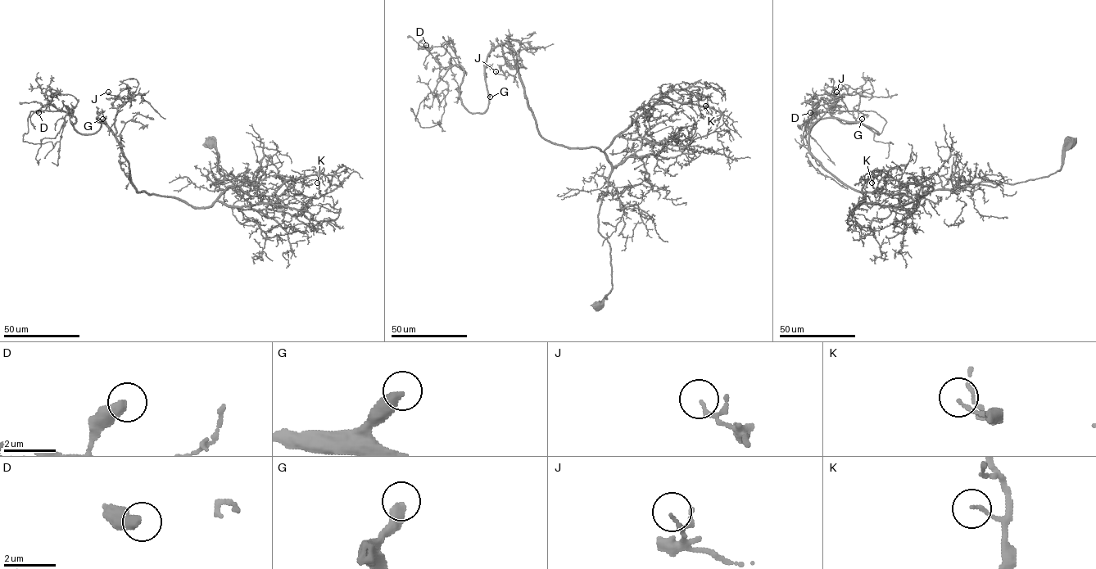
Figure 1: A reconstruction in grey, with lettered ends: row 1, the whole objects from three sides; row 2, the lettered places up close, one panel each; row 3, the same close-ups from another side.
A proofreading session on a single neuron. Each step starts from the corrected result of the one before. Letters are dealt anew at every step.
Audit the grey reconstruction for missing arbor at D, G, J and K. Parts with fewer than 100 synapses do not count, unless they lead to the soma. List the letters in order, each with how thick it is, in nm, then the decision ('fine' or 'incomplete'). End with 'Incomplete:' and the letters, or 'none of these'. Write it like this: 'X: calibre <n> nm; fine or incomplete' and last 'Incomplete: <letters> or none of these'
D: calibre 480 nm; fine
G: calibre 440 nm; incomplete
J: calibre 100 nm; fine
K: calibre 110 nm; fine
Incomplete: G

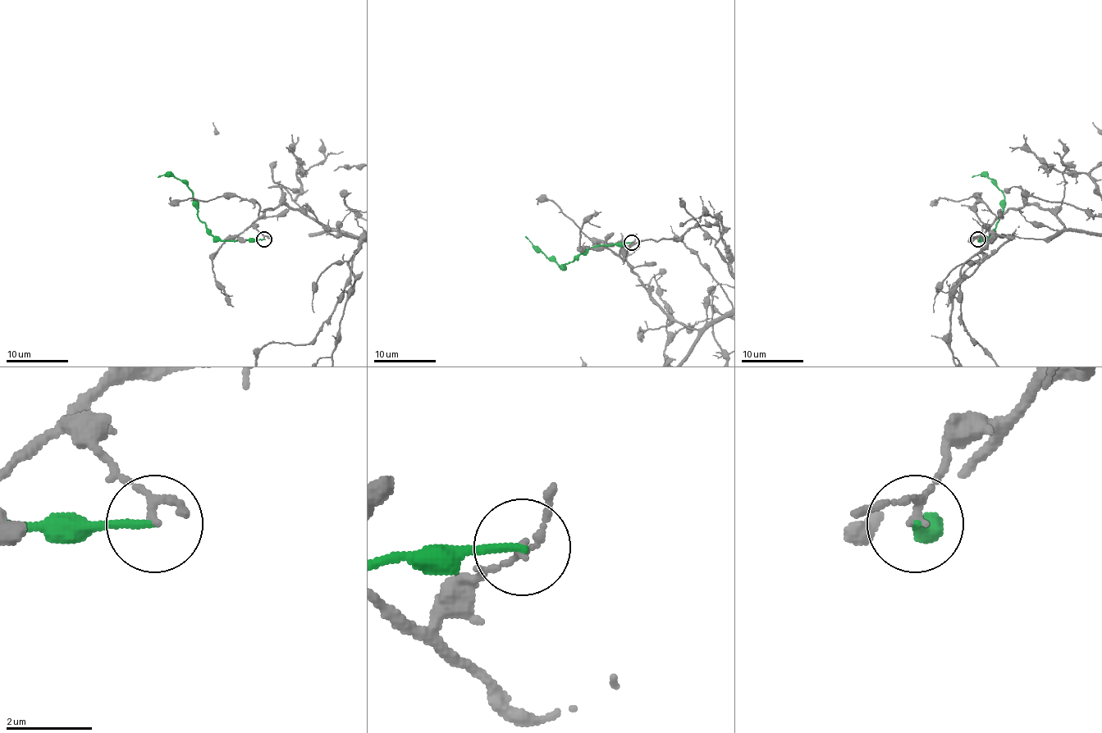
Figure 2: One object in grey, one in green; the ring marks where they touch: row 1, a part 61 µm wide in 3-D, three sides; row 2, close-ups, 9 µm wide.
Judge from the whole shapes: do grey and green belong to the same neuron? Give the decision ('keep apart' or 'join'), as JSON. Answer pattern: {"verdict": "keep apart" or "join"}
{"verdict": "keep apart"}

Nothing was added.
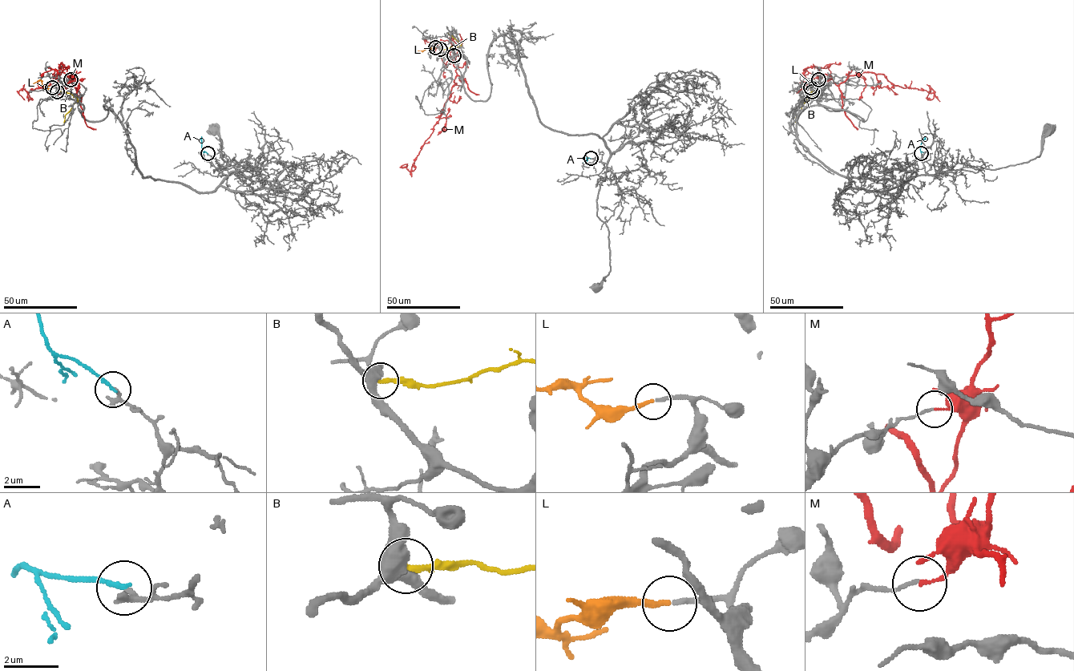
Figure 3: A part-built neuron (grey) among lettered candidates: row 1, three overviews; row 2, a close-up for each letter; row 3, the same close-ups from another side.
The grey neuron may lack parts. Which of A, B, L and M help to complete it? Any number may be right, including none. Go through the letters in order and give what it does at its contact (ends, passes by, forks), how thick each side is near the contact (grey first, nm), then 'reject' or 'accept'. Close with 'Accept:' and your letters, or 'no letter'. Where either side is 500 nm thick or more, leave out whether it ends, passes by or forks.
A: it ends; calibres 160 and 180 nm; accept
B: it ends; calibres 440 and 220 nm; reject
L: it ends; calibres 170 and 200 nm; accept
M: it ends; calibres 120 and 100 nm; reject
Accept: A, L

